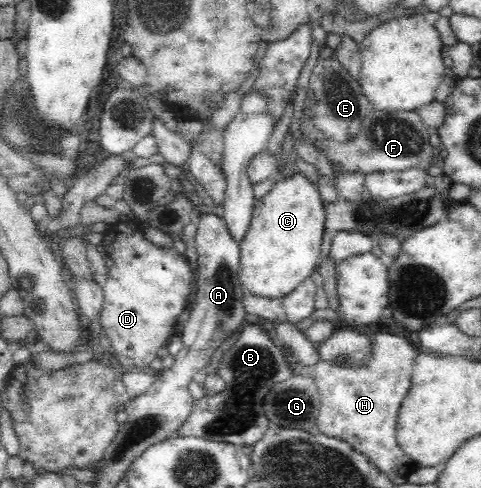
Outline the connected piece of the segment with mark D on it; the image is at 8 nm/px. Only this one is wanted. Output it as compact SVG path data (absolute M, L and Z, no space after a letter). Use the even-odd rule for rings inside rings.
M121 219L105 226L101 250L111 256L114 267L104 285L100 326L111 351L129 357L135 370L151 370L157 350L179 331L180 319L188 309L192 270L184 254L174 248L157 247L145 238L137 219Z

